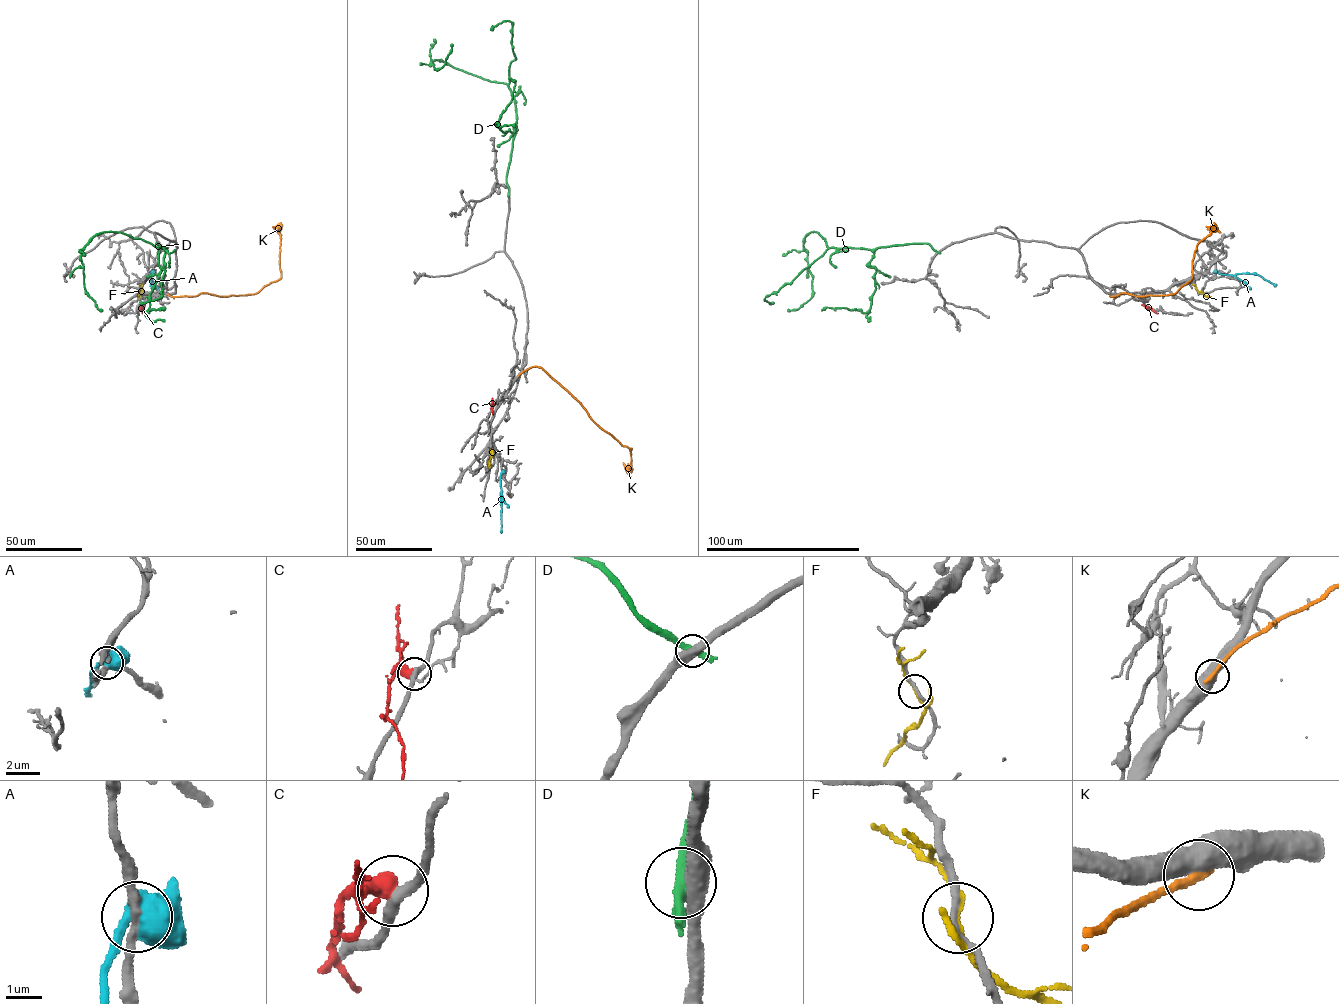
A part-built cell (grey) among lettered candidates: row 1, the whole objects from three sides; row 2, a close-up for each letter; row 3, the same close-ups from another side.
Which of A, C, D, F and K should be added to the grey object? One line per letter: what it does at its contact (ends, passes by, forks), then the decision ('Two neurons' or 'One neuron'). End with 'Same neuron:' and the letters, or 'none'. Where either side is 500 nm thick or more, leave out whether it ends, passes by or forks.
A: Two neurons
C: It passes by. Two neurons
D: It passes by. Two neurons
F: It passes by. Two neurons
K: One neuron
Same neuron: K

